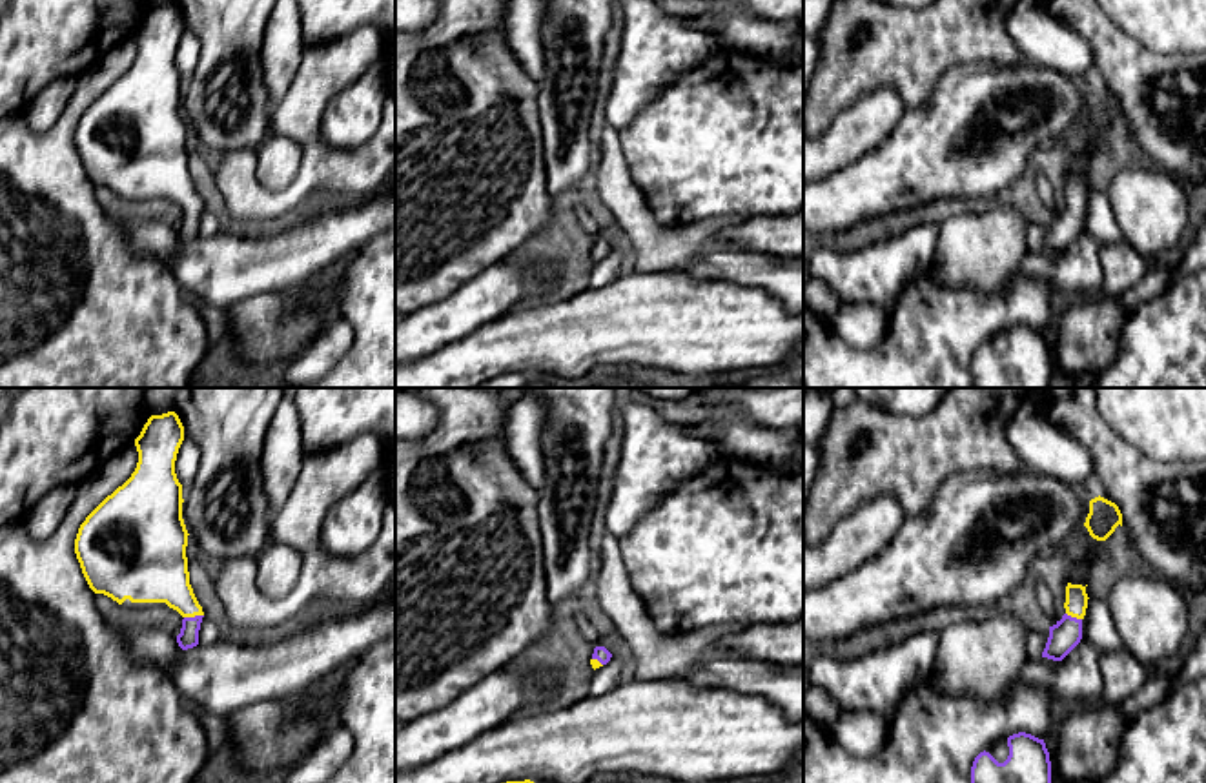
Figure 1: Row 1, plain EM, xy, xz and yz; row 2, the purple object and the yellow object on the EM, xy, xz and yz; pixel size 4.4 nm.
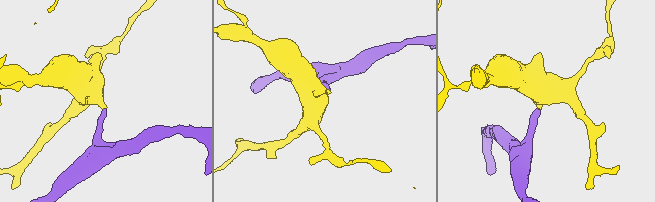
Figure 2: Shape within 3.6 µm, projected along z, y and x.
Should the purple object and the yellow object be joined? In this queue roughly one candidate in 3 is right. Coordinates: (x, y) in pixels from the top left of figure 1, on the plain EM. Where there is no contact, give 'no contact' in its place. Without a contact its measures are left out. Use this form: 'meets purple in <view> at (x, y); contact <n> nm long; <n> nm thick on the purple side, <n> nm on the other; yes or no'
meets purple in xy at (195, 208); contact 90 nm long; 90 nm thick on the purple side, 260 nm on the other; yes

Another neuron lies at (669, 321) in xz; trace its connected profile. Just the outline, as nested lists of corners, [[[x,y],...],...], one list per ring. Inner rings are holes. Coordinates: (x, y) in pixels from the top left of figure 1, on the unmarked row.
[[[634,271],[614,282],[585,290],[576,297],[532,310],[508,311],[468,337],[395,366],[395,388],[477,388],[506,373],[530,371],[536,377],[577,379],[601,364],[647,366],[685,375],[707,375],[741,368],[774,368],[785,362],[803,342],[803,313],[792,315],[783,302],[756,286],[698,280],[683,271]]]

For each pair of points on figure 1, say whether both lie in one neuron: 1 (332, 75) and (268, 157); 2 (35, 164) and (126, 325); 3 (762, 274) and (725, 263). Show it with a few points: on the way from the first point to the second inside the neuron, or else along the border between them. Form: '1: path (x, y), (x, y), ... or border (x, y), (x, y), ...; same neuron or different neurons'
1: border (274, 132), (290, 137), (301, 150), (296, 179); different neurons
2: path (66, 204), (84, 223), (90, 239), (93, 284); same neuron
3: path (753, 270), (735, 266); same neuron

